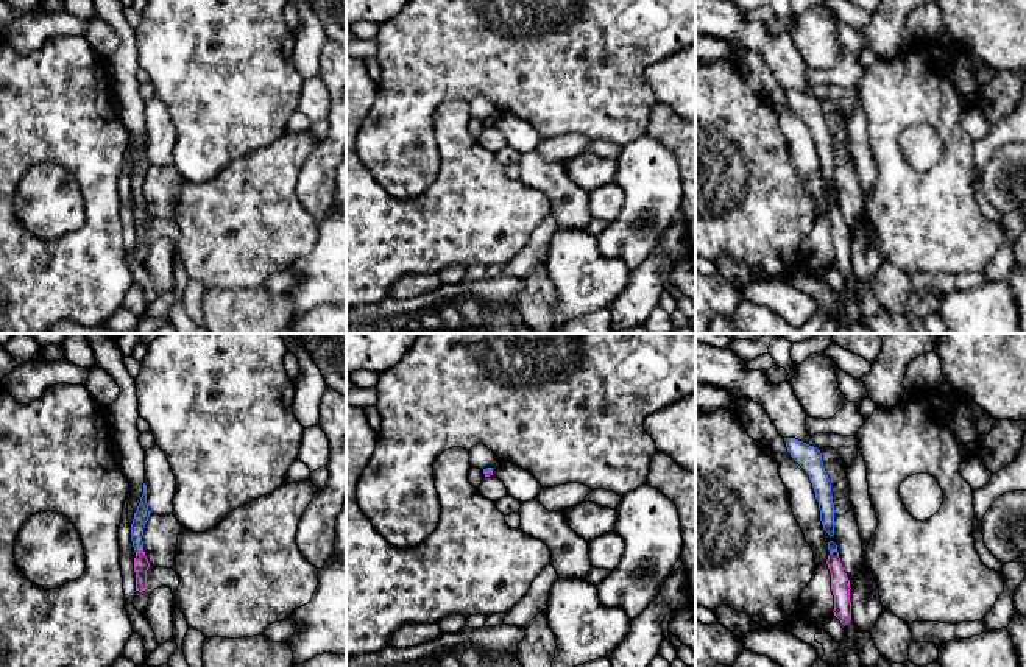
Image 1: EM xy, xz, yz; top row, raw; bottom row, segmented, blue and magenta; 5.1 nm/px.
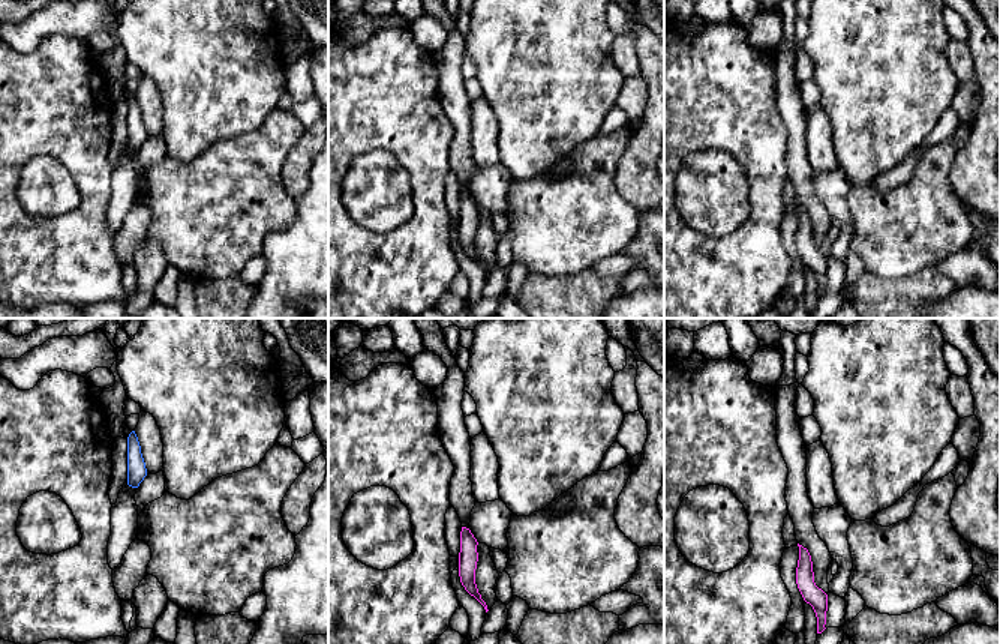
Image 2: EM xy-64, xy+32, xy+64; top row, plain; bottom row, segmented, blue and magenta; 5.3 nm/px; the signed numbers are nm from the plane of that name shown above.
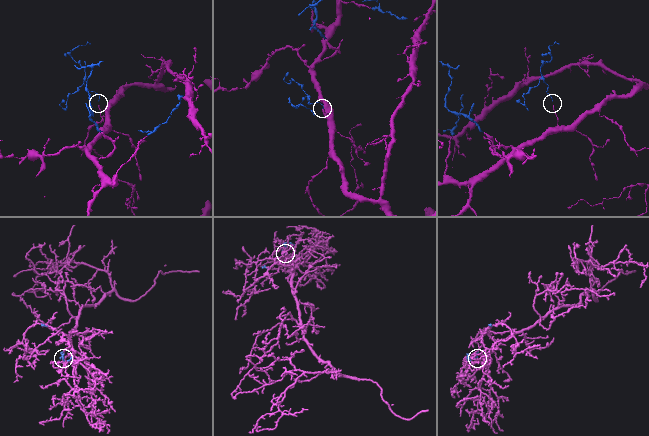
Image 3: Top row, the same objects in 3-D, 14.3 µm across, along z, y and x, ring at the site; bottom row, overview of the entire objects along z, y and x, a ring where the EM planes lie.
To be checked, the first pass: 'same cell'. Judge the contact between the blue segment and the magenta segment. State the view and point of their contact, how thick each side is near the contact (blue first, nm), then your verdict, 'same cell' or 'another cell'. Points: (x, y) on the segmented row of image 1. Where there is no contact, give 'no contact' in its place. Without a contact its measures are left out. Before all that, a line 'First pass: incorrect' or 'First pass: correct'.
First pass: incorrect
contact xy (139, 550); calibres 80 and 80 nm; another cell

